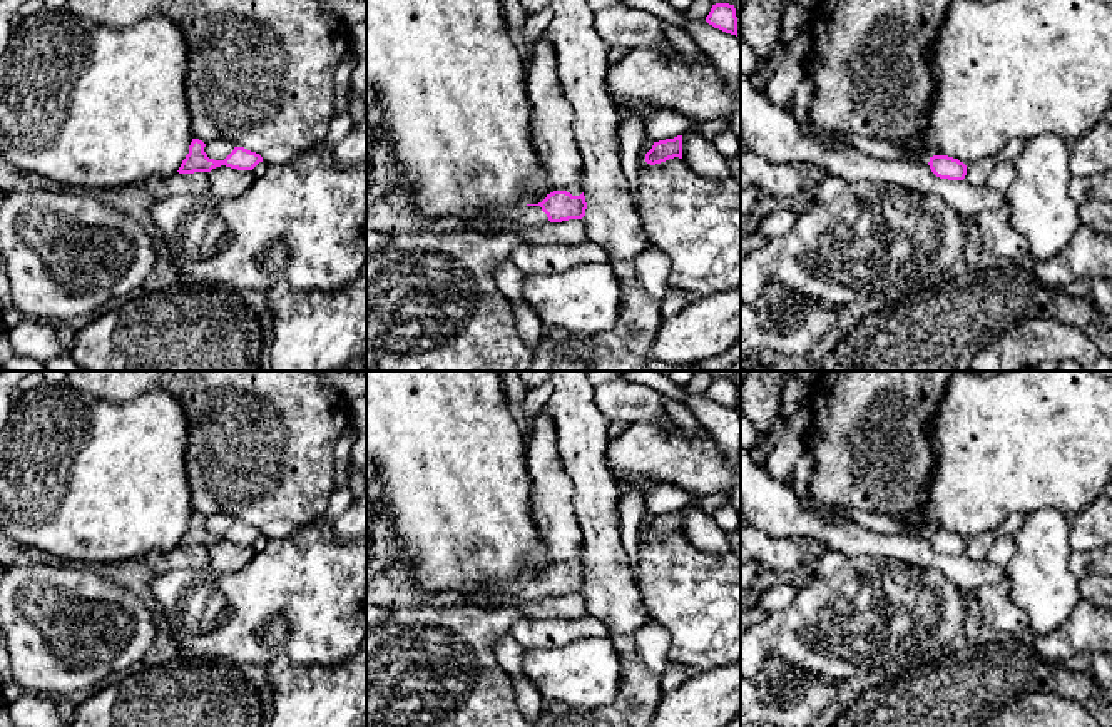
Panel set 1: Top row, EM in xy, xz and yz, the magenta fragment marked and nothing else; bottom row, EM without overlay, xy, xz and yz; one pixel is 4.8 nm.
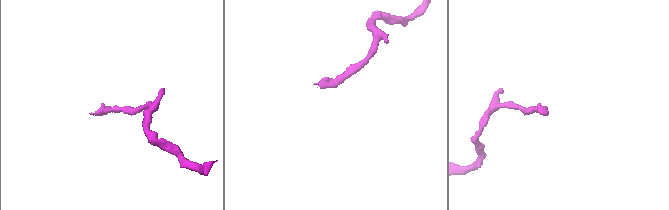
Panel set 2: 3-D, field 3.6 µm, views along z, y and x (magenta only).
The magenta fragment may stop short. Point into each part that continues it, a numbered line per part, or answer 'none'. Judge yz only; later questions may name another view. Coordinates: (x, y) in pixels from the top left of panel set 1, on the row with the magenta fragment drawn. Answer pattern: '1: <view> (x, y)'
none

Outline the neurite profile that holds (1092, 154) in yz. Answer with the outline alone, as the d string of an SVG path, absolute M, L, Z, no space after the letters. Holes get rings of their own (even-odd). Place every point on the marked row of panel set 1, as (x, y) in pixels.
M1104 119L1092 132L1070 145L1070 172L1074 177L1105 175L1112 169L1112 129Z

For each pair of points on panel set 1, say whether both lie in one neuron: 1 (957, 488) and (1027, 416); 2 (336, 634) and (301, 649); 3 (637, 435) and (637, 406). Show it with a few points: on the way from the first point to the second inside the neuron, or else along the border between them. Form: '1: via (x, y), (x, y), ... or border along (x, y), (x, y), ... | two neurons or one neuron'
1: via (975, 470), (1010, 435) | one neuron
2: via (328, 634), (310, 644) | one neuron
3: border along (673, 423), (631, 421), (626, 425) | two neurons

